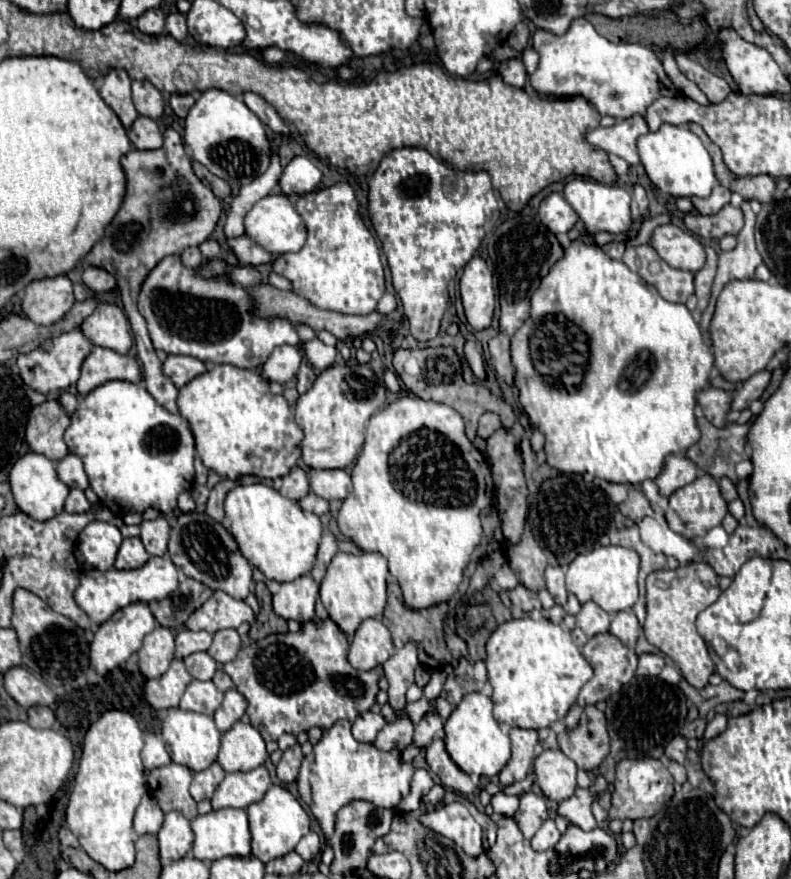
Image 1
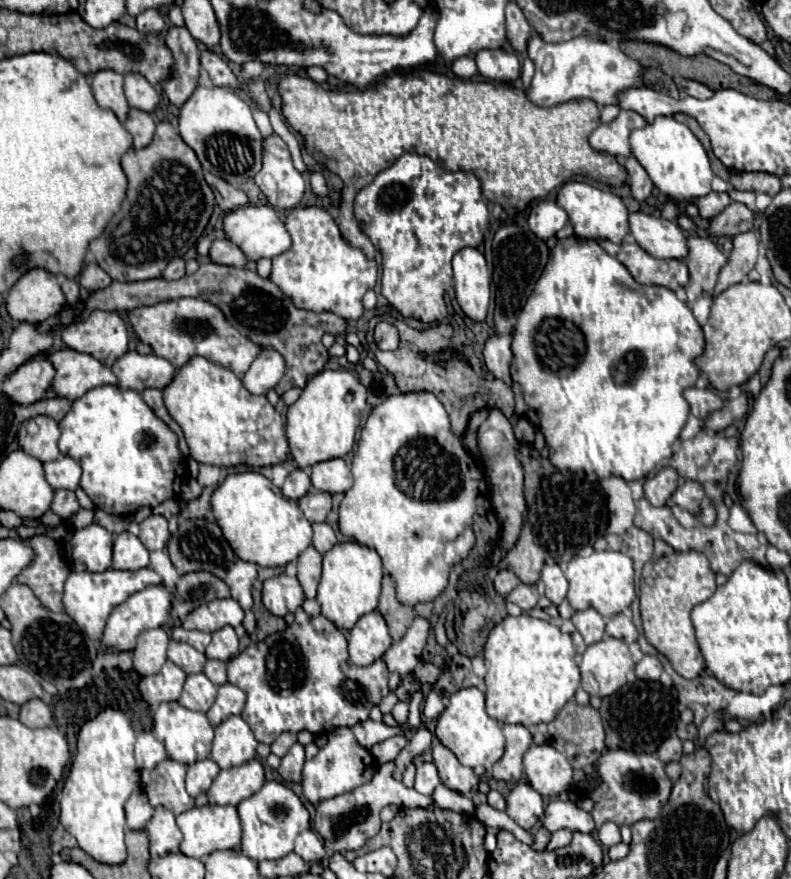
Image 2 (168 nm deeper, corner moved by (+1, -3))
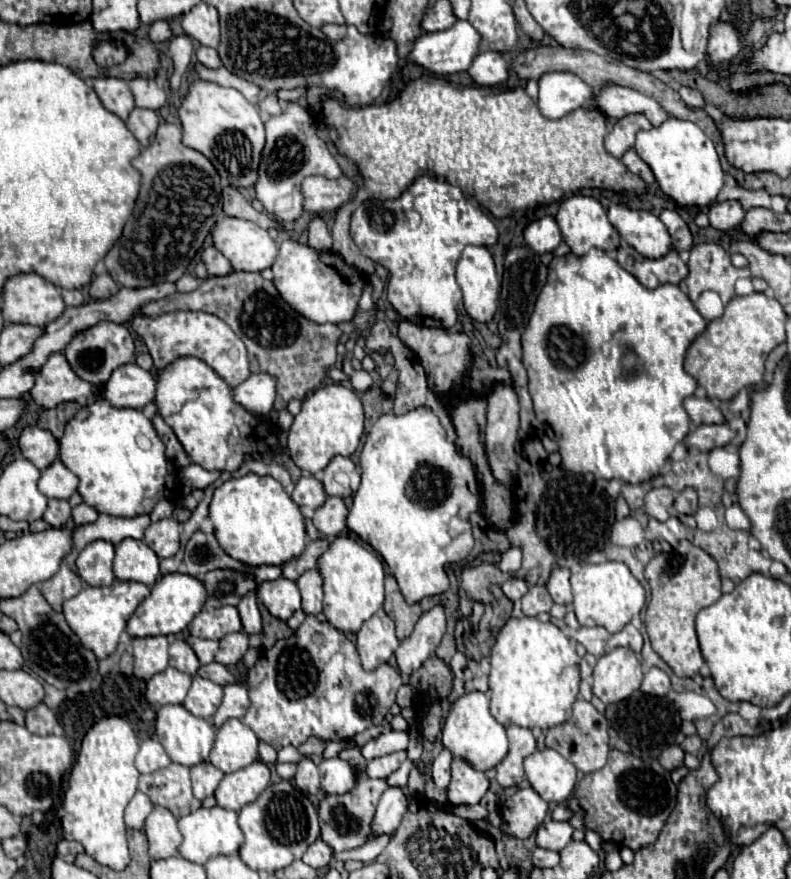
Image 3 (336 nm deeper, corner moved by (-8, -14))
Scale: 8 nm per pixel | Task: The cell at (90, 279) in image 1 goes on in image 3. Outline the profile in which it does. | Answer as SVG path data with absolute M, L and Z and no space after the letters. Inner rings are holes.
M101 274L101 276L95 276L91 286L89 286L89 296L95 298L95 300L107 300L109 296L117 294L119 286L113 282L113 278L109 274Z

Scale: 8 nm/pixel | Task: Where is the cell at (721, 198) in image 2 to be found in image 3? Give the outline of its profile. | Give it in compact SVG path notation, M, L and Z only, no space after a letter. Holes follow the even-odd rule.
M727 200L727 202L713 204L707 214L709 214L711 226L717 228L717 230L723 230L723 232L739 226L741 220L745 218L745 210L735 200Z

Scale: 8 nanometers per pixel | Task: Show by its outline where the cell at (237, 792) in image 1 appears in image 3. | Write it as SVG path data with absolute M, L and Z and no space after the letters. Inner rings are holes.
M255 760L253 764L225 774L215 790L217 804L227 810L241 810L245 804L257 800L257 796L269 786L269 768L265 762Z

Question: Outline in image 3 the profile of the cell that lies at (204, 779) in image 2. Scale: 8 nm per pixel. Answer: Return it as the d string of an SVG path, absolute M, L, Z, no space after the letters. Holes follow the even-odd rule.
M201 762L191 766L191 782L193 782L193 794L197 800L203 800L211 796L221 782L223 772L215 768L211 762Z

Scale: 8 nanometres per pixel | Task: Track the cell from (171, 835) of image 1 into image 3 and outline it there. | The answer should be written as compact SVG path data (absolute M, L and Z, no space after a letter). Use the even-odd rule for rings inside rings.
M155 806L153 812L147 816L143 830L149 840L149 856L151 858L159 860L159 858L169 858L169 856L179 854L183 836L177 830L175 816L167 808Z

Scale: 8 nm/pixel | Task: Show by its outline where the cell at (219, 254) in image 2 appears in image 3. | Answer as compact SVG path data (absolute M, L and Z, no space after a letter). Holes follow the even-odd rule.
M205 246L203 248L201 262L205 264L209 276L225 276L225 274L229 274L233 270L229 260L221 252L217 252L213 246Z

